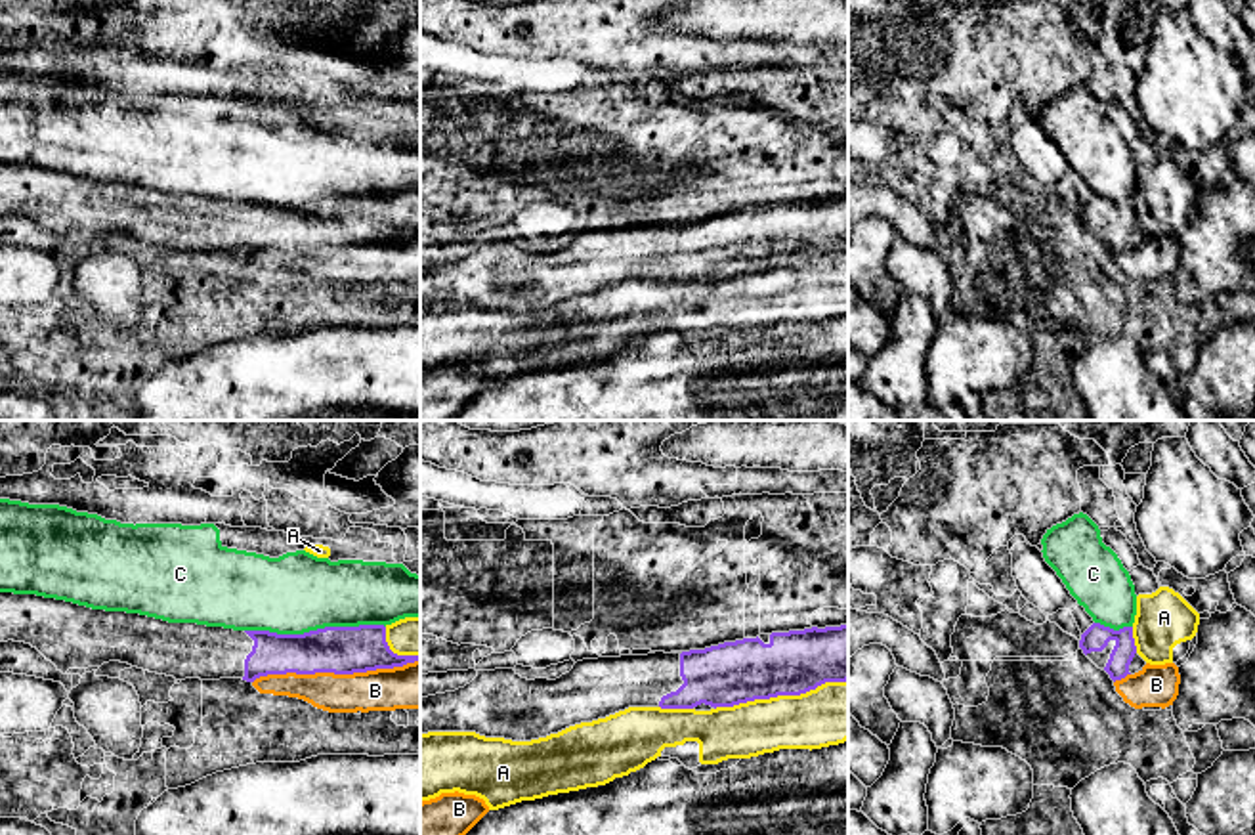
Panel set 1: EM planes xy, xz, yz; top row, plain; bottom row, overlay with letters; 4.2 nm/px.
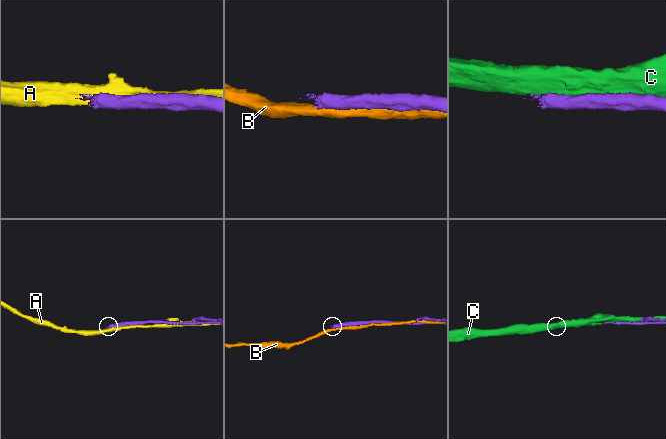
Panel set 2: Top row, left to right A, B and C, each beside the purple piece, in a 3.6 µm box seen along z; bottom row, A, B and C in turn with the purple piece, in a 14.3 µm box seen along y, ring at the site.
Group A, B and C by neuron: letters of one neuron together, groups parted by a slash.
A / B / C

